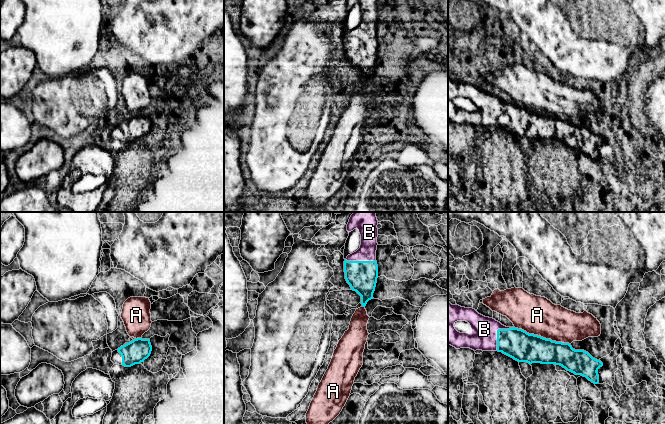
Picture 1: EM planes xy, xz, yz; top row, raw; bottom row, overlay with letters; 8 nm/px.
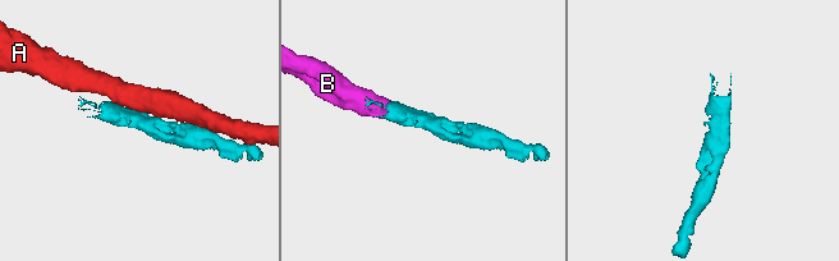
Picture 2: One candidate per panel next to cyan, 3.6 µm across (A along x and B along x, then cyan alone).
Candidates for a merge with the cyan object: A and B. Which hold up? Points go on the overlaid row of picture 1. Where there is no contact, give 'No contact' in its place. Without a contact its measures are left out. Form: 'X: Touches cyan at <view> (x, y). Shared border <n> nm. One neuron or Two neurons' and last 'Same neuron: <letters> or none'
A: Touches cyan at yz (542, 337). Shared border 480 nm. Two neurons
B: Touches cyan at yz (497, 332). Shared border 240 nm. One neuron
Same neuron: B

